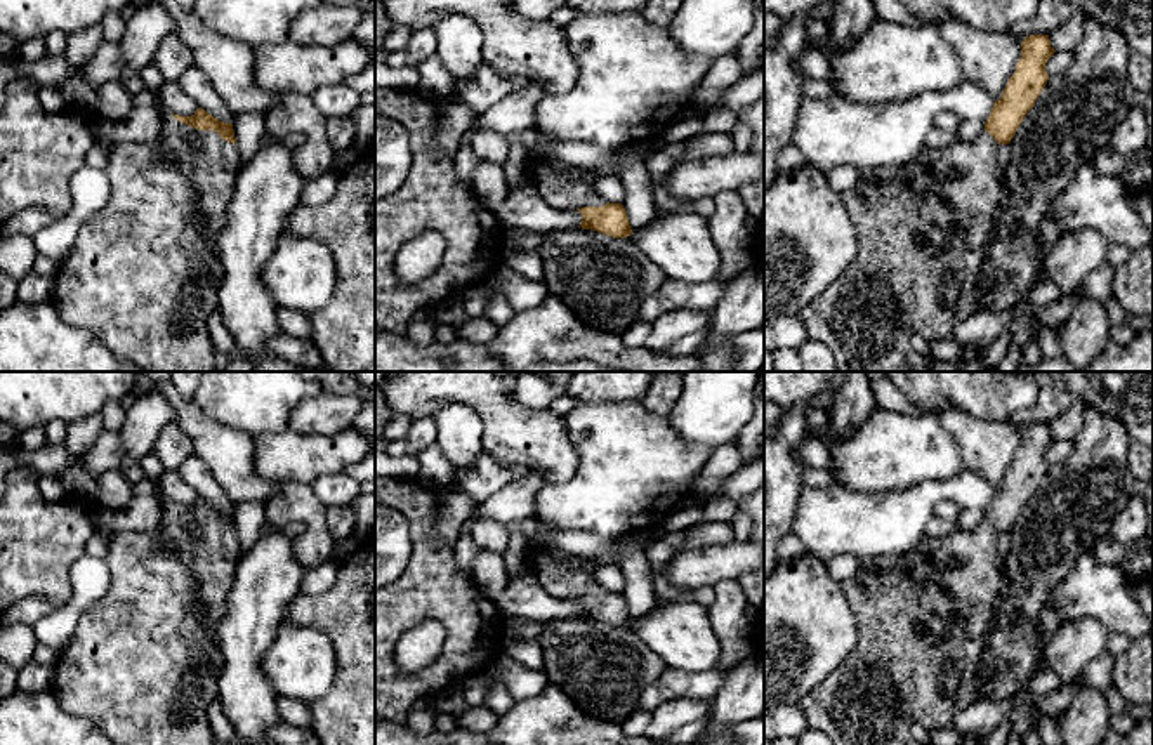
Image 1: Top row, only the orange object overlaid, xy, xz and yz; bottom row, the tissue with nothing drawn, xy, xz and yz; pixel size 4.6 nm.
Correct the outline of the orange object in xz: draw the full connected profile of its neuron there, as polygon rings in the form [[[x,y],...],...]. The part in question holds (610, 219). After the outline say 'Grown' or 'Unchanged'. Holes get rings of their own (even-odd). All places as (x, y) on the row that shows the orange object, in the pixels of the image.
[[[544,135],[542,146],[528,155],[531,184],[542,198],[557,210],[578,210],[578,227],[592,229],[613,238],[632,234],[627,212],[622,203],[608,203],[596,191],[592,182],[573,174],[573,167],[552,158],[559,139]]]. Grown

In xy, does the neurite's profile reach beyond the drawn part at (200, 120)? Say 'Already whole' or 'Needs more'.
Needs more

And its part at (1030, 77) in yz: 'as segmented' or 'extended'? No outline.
extended

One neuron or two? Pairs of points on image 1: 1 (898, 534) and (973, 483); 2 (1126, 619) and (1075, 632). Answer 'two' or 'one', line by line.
1: one
2: two

